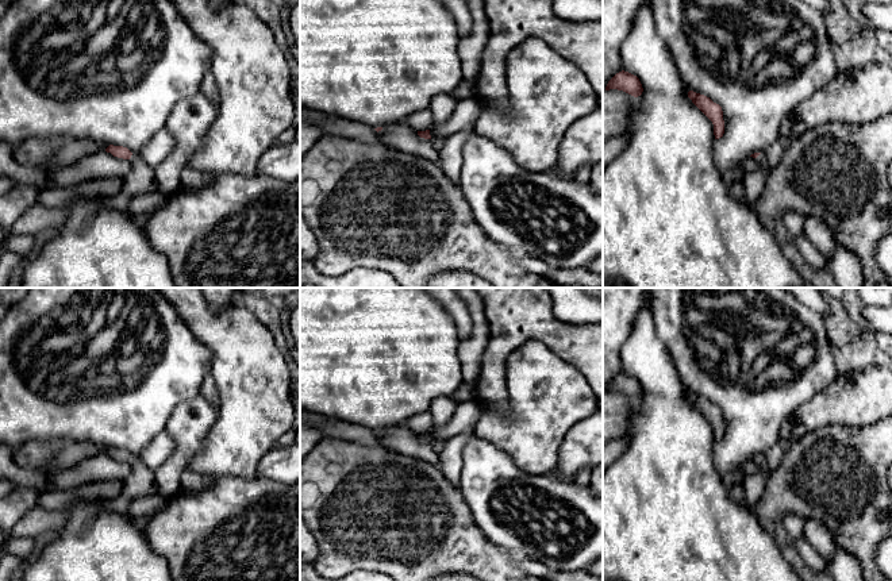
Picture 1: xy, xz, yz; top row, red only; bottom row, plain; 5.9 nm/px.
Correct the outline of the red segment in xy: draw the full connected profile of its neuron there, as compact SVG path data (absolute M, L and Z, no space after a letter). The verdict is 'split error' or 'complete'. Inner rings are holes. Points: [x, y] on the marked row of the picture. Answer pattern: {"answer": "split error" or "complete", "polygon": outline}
{"answer": "split error", "polygon": "M109 145L105 149L114 157L128 159L131 169L123 178L122 191L115 196L101 196L99 200L112 209L127 211L130 200L142 193L158 191L154 169L142 161L138 154L132 154L127 147Z"}

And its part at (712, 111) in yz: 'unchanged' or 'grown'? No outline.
unchanged

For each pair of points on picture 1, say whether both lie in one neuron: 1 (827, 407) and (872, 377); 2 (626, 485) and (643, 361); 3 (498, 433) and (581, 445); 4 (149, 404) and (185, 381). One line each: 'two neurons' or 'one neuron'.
1: one neuron
2: one neuron
3: two neurons
4: one neuron

